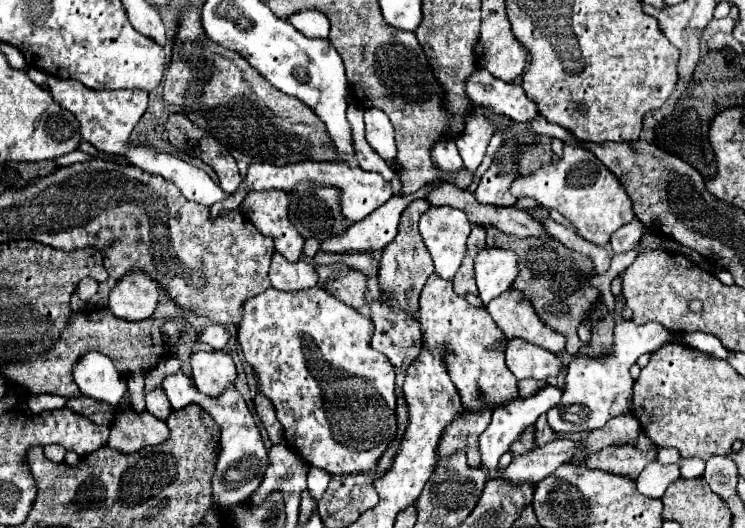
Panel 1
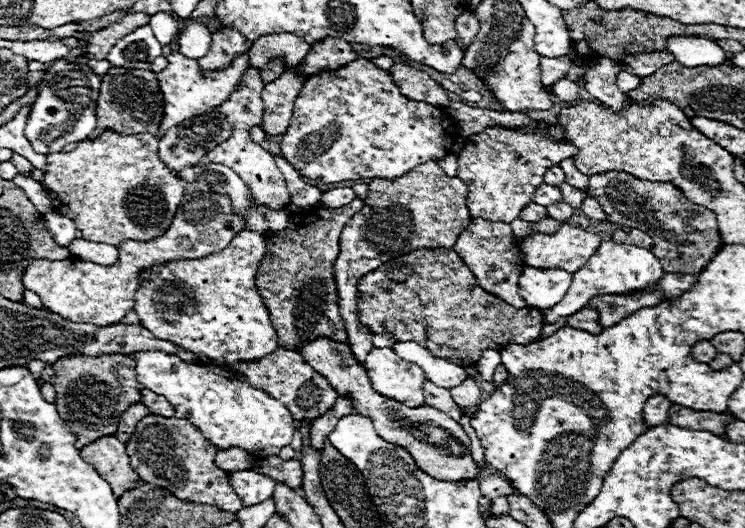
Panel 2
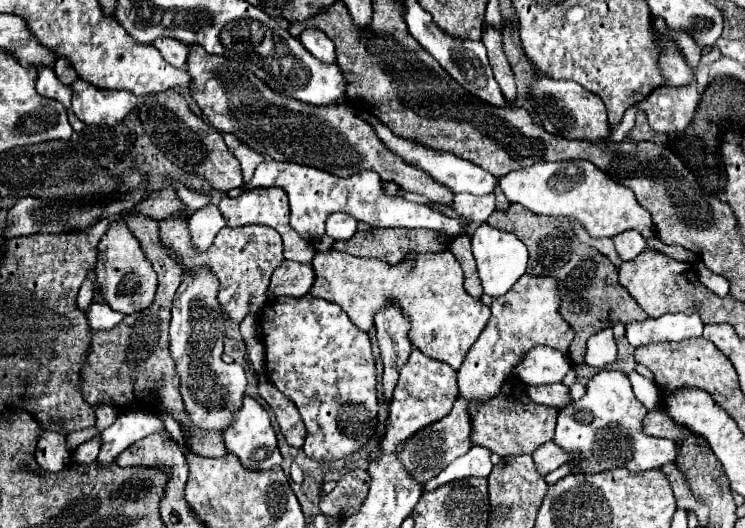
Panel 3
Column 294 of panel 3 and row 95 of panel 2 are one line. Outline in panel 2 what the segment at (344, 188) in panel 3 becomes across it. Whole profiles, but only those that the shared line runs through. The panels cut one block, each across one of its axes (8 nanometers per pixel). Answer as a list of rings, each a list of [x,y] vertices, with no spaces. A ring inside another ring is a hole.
[[[180,52],[170,54],[168,56],[168,66],[162,72],[158,72],[160,90],[162,90],[164,102],[166,102],[166,106],[164,106],[166,112],[164,112],[164,120],[162,120],[160,128],[158,128],[158,136],[164,136],[168,128],[176,126],[184,118],[198,116],[204,110],[212,110],[212,108],[220,106],[222,102],[226,102],[226,98],[240,84],[240,80],[242,80],[244,72],[248,70],[248,66],[250,66],[250,56],[246,52],[236,56],[228,68],[210,70],[210,72],[202,72],[200,66],[198,66],[198,60],[190,60],[186,56],[180,56]]]

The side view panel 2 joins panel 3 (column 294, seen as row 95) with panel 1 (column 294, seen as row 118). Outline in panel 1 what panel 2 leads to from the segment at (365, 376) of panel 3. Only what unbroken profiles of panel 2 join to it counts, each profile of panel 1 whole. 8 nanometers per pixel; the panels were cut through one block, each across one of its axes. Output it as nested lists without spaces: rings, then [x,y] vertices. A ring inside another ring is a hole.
[[[314,286],[314,288],[304,288],[304,290],[298,290],[298,292],[282,292],[282,290],[276,290],[276,288],[268,288],[266,292],[254,296],[254,298],[248,298],[244,302],[244,316],[242,316],[242,322],[238,324],[238,334],[236,334],[236,340],[242,348],[242,354],[244,354],[244,360],[252,366],[254,370],[254,376],[256,376],[256,384],[258,384],[258,390],[272,402],[274,410],[276,410],[276,418],[278,422],[282,424],[284,428],[284,440],[286,444],[308,464],[308,466],[318,466],[318,468],[324,468],[328,470],[330,474],[334,476],[340,476],[340,474],[362,474],[362,472],[370,472],[376,468],[380,456],[388,450],[392,438],[396,436],[396,430],[398,430],[398,422],[396,422],[396,370],[392,368],[390,360],[376,352],[372,346],[370,346],[370,340],[372,340],[372,334],[374,334],[374,324],[370,318],[362,316],[358,310],[354,310],[352,306],[344,304],[342,300],[338,300],[336,296],[332,296],[330,292]]]

